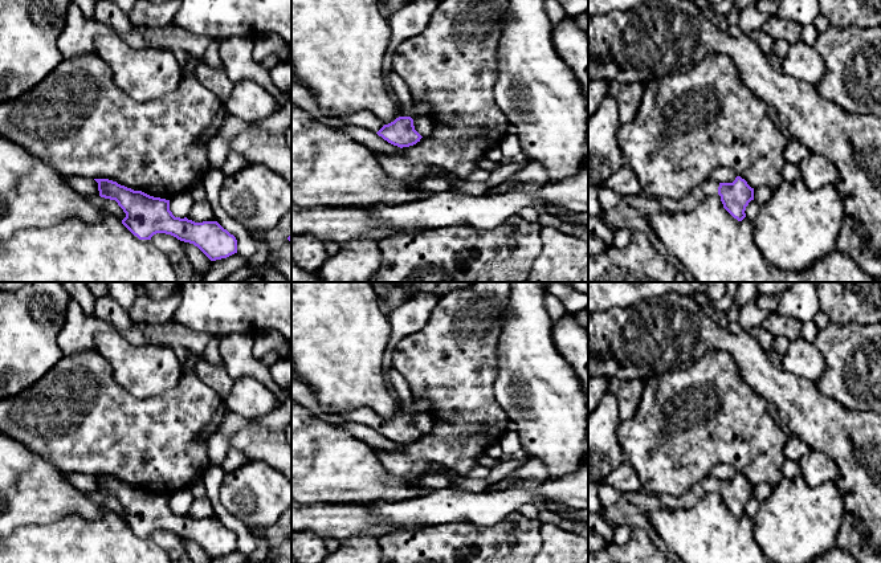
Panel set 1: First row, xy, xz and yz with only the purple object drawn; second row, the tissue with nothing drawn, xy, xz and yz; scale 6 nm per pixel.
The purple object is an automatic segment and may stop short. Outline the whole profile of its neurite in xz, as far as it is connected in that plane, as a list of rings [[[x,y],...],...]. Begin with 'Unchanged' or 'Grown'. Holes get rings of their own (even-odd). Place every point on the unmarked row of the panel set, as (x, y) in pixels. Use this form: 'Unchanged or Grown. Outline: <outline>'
Grown. Outline: [[[370,408],[340,412],[339,415],[351,423],[359,423],[376,429],[384,437],[400,445],[413,442],[423,435],[415,427],[413,416],[411,413],[399,413],[388,421],[384,421]]]

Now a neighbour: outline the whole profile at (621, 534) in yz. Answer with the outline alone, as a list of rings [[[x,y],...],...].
[[[613,525],[613,539],[619,546],[624,546],[632,537],[632,531],[627,526]]]

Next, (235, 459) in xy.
[[[229,449],[225,454],[225,460],[220,464],[225,473],[233,472],[242,466],[248,461],[244,450],[240,449]]]

